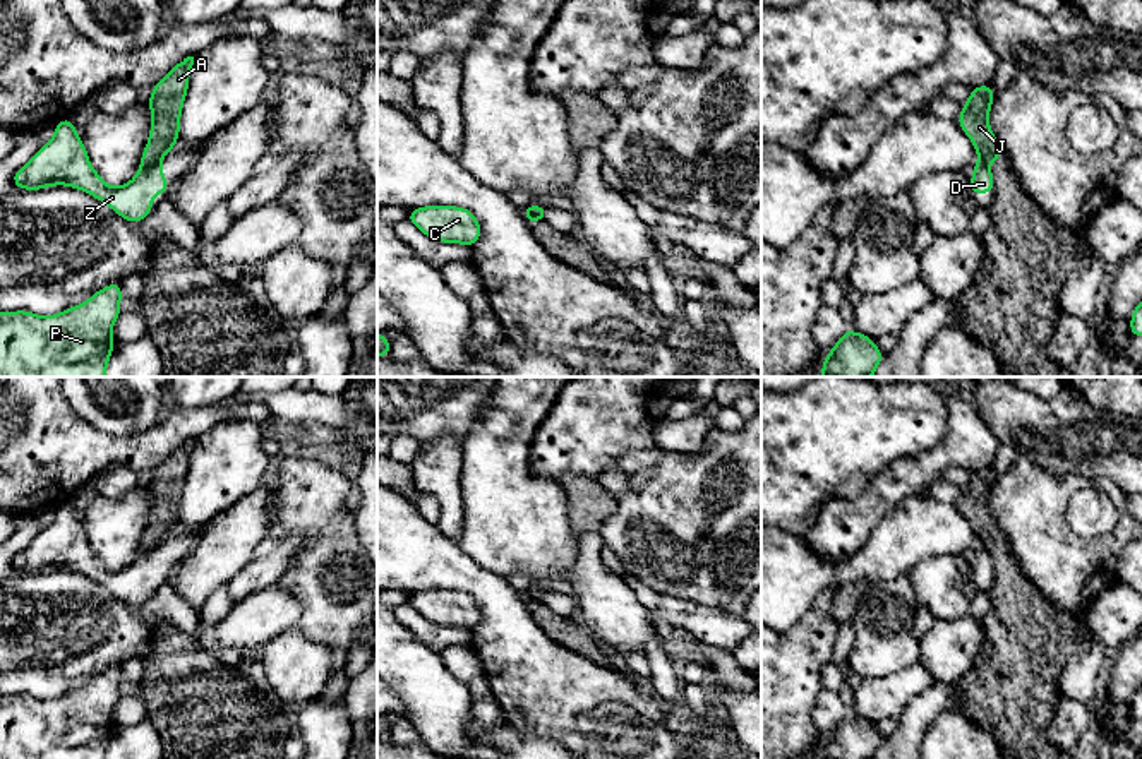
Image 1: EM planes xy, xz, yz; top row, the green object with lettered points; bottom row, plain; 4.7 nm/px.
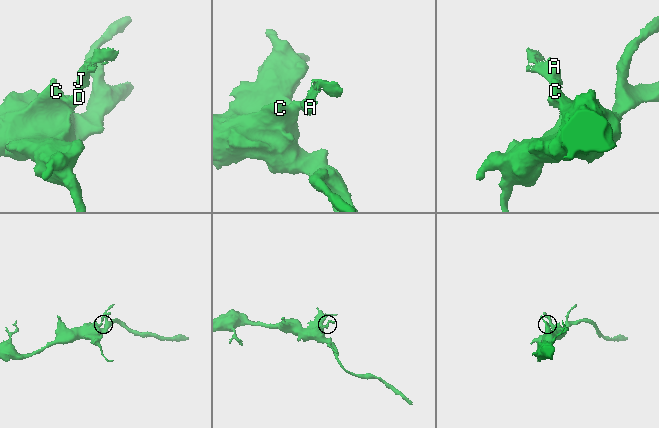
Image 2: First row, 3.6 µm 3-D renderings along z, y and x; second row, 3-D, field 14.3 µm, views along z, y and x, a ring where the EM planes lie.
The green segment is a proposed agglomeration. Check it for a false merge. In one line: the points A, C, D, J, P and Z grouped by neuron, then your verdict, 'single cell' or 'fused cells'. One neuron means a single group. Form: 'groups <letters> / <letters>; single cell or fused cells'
groups A J / C D P Z; fused cells

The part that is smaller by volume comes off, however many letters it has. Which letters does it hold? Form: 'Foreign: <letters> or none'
Foreign: A, J

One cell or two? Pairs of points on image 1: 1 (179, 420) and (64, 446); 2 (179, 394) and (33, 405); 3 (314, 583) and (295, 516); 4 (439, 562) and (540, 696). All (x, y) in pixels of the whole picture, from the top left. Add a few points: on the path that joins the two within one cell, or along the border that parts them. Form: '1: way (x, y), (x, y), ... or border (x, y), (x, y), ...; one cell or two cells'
1: way (150, 448), (93, 449); one cell
2: border (215, 405), (174, 406); two cells
3: way (314, 566), (312, 533); one cell
4: way (475, 585), (504, 614), (506, 639), (520, 660); one cell

